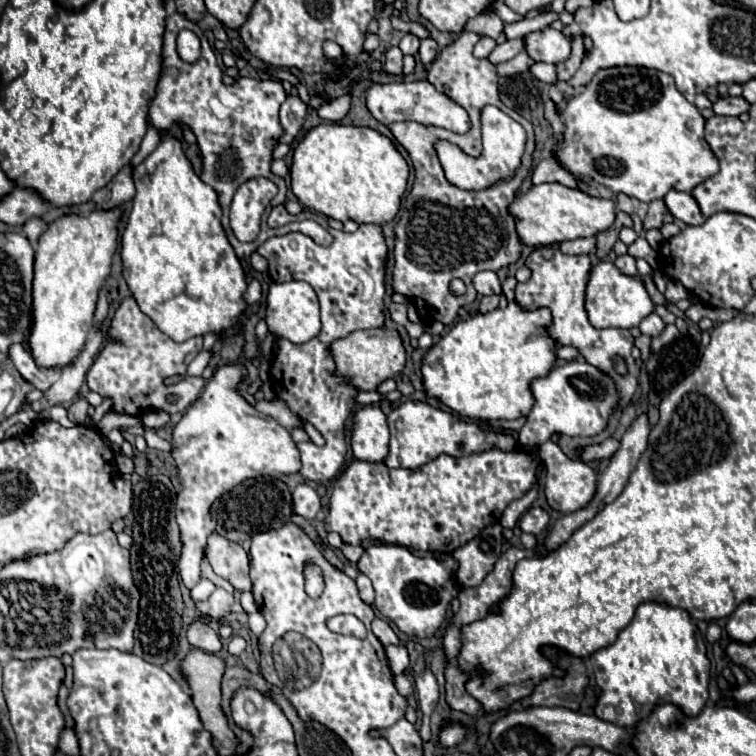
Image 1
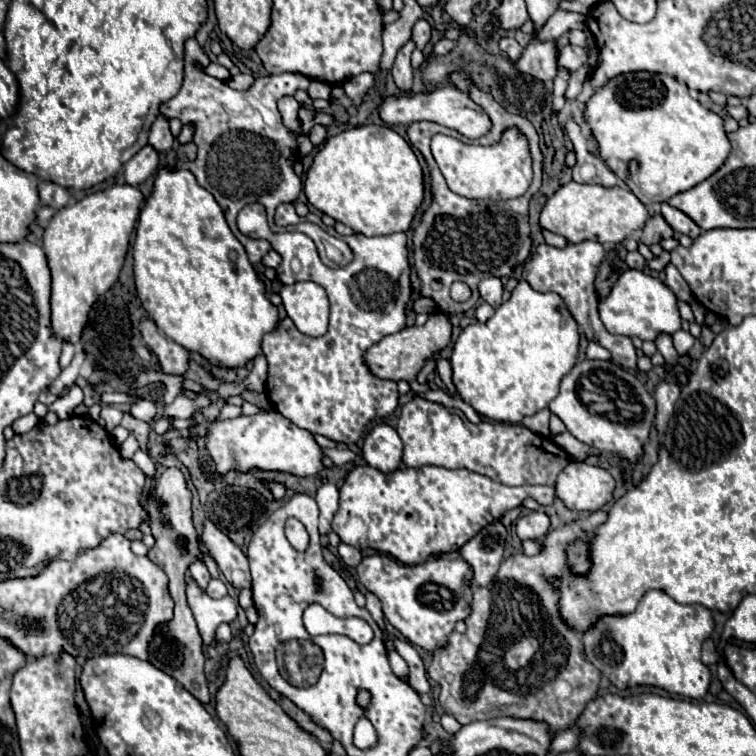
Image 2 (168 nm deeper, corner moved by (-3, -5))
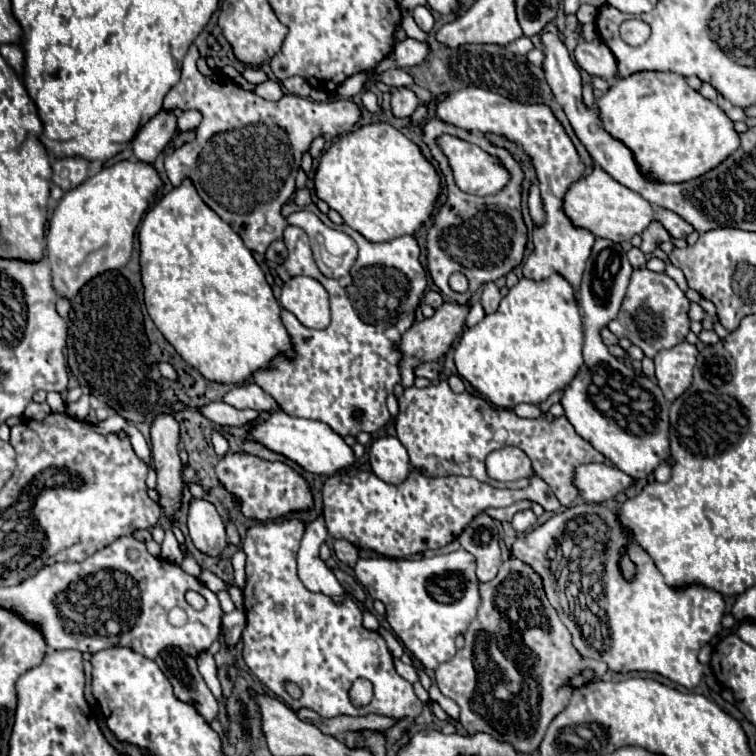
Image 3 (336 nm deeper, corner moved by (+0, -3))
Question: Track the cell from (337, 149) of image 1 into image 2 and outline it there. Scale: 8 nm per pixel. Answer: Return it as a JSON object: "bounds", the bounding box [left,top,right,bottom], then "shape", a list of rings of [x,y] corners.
{"bounds":[307,126,423,236],"shape":[[[357,126],[323,142],[307,172],[307,200],[363,236],[385,236],[407,232],[423,202],[423,170],[405,142],[389,126]]]}

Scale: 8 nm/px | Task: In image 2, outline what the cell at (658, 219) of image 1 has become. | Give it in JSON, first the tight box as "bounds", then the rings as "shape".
{"bounds":[641,214,673,246],"shape":[[[655,214],[647,220],[643,234],[641,234],[641,242],[651,246],[651,244],[657,244],[663,238],[671,238],[671,236],[673,236],[673,230],[669,228],[669,224],[665,224],[665,218],[661,214]]]}

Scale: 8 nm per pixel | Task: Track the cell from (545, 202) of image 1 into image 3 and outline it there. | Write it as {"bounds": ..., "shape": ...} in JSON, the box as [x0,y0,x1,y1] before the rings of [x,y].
{"bounds":[562,166,654,242],"shape":[[[594,166],[594,170],[588,176],[576,180],[568,188],[566,198],[562,202],[562,210],[576,228],[590,230],[594,236],[612,242],[624,242],[630,240],[634,234],[642,234],[654,218],[650,202],[646,202],[638,192],[616,182],[600,166]]]}

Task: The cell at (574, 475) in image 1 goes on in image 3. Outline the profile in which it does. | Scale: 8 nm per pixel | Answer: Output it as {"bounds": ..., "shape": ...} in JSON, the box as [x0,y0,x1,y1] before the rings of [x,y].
{"bounds":[574,464,634,504],"shape":[[[582,464],[576,466],[574,486],[580,492],[580,498],[588,504],[600,504],[614,498],[618,492],[634,484],[634,478],[622,470],[606,464]]]}

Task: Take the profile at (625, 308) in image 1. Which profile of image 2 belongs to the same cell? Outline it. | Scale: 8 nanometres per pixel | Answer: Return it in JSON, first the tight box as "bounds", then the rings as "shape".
{"bounds":[599,270,681,342],"shape":[[[629,270],[625,276],[621,276],[621,280],[617,280],[617,288],[613,288],[609,300],[599,304],[599,316],[611,334],[623,334],[629,338],[639,336],[641,340],[651,342],[655,342],[661,334],[671,336],[681,330],[677,296],[661,278],[653,278],[641,270]]]}

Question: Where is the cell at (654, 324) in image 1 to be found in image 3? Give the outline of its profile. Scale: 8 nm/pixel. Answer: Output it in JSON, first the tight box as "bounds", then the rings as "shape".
{"bounds":[654,340,698,402],"shape":[[[686,340],[680,342],[678,346],[672,346],[670,350],[660,350],[654,356],[658,386],[662,388],[664,396],[670,402],[676,400],[692,384],[696,356],[698,356],[696,346]]]}

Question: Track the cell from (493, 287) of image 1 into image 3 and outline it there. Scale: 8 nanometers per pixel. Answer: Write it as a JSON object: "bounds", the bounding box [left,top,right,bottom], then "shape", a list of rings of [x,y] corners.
{"bounds":[480,282,502,314],"shape":[[[488,282],[488,284],[484,286],[482,298],[480,298],[480,302],[482,302],[482,306],[484,306],[486,314],[492,314],[492,312],[496,312],[496,310],[498,310],[498,304],[500,304],[500,300],[502,300],[502,296],[500,296],[500,292],[498,292],[498,286],[496,286],[494,282]]]}

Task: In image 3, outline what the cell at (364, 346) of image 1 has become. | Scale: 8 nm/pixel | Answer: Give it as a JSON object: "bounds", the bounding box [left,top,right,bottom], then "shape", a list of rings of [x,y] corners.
{"bounds":[398,302,468,386],"shape":[[[444,302],[436,312],[434,316],[430,318],[424,318],[422,322],[414,322],[410,330],[406,330],[398,342],[398,352],[402,354],[400,358],[400,376],[402,376],[402,386],[412,386],[414,384],[414,370],[418,364],[422,362],[430,362],[430,360],[438,360],[442,358],[450,344],[456,340],[456,336],[462,332],[462,326],[464,326],[464,320],[466,320],[466,314],[468,314],[468,306],[460,306],[456,302]]]}

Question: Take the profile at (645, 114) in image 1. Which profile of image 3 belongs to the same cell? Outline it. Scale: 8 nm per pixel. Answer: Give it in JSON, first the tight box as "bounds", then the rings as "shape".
{"bounds":[596,72,740,182],"shape":[[[638,72],[618,78],[596,104],[604,130],[632,150],[638,170],[650,182],[694,180],[740,146],[728,116],[674,72]]]}

